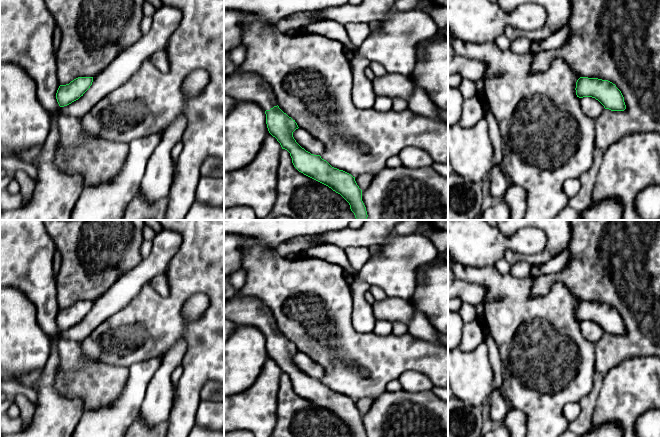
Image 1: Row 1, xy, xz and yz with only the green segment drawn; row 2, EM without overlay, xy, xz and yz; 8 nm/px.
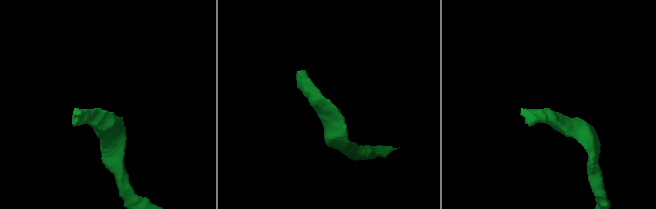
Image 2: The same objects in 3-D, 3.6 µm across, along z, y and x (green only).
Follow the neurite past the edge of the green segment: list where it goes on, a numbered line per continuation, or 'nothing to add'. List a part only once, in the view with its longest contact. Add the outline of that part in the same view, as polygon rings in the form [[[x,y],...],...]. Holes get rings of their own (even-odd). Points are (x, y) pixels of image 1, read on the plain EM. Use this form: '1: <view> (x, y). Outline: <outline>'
1: xz (296, 417). Outline: [[[282,373],[278,391],[277,423],[270,437],[353,437],[349,427],[328,410],[299,396],[290,377]]]

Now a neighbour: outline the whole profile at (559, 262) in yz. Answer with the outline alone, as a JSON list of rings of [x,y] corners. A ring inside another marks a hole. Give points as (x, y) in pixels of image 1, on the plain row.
[[[566,249],[556,255],[547,263],[540,266],[532,266],[530,272],[530,278],[536,279],[540,276],[557,273],[563,270],[572,259],[571,253]]]

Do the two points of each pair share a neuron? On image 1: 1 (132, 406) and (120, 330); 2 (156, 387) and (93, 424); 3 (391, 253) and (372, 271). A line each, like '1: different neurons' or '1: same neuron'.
1: different neurons
2: different neurons
3: same neuron

